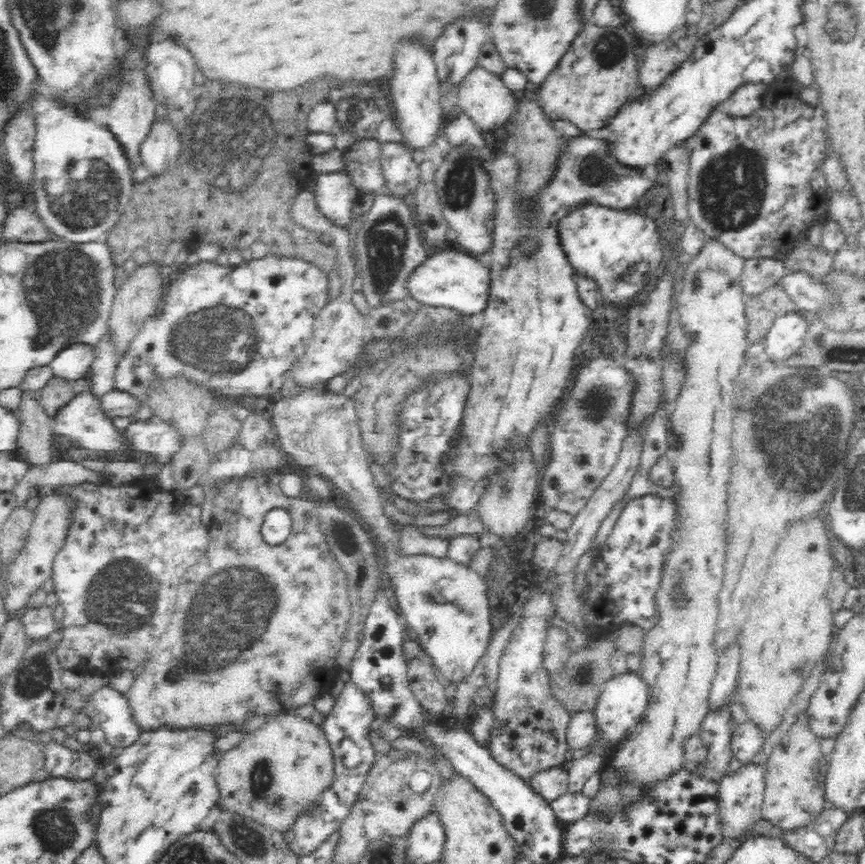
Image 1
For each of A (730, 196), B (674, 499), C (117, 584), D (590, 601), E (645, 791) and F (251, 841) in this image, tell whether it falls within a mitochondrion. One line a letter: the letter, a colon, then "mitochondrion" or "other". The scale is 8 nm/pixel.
A: mitochondrion
B: other
C: mitochondrion
D: other
E: other
F: mitochondrion

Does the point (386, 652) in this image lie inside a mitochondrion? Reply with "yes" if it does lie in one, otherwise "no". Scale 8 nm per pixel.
no

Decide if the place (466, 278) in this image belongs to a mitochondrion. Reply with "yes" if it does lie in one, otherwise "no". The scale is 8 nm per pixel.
no

